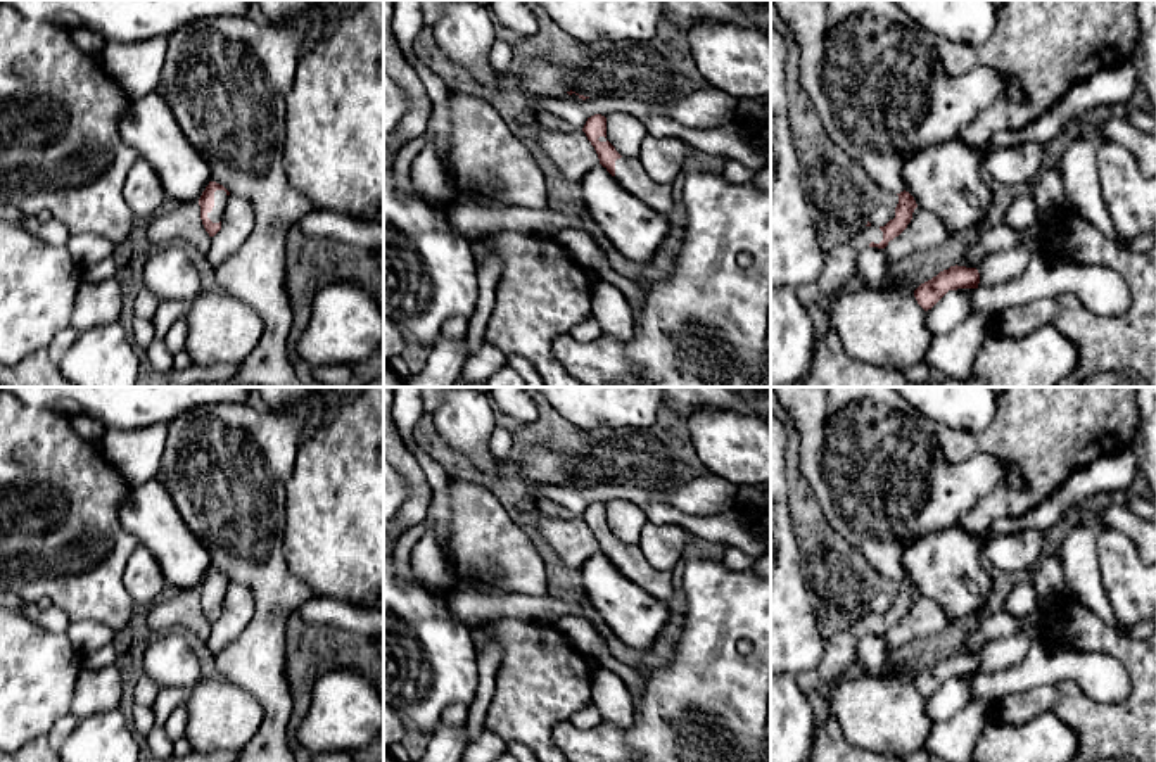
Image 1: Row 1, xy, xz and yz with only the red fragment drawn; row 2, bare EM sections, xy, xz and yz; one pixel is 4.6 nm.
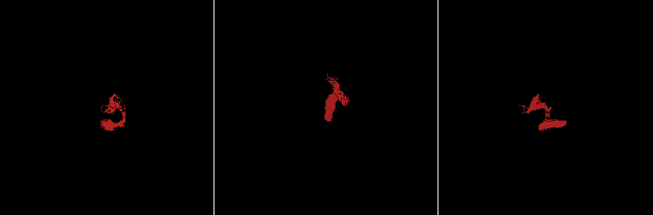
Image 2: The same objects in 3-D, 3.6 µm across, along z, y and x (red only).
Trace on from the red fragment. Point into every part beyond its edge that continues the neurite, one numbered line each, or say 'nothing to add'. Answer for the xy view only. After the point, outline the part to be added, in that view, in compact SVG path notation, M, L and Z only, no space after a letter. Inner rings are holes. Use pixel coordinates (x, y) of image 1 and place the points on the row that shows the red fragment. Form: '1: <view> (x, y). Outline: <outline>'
1: xy (220, 196). Outline: M216 190L214 192L214 207L211 213L207 213L207 218L213 221L213 223L219 223L221 218L223 218L223 213L225 213L225 206L226 206L226 192L225 190Z

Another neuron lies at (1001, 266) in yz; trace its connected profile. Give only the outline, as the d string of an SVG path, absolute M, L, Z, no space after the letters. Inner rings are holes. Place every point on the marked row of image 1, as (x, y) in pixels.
M1011 247L987 254L975 268L980 273L978 289L992 289L1021 276L1030 261L1032 252L1025 247Z

